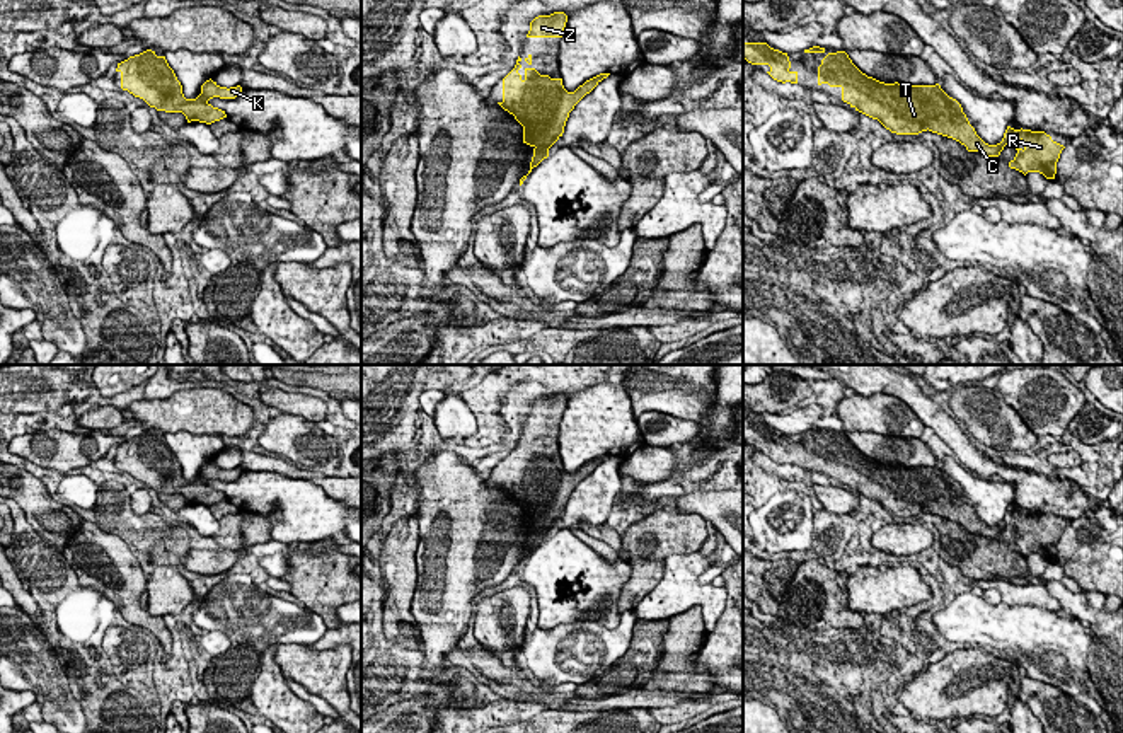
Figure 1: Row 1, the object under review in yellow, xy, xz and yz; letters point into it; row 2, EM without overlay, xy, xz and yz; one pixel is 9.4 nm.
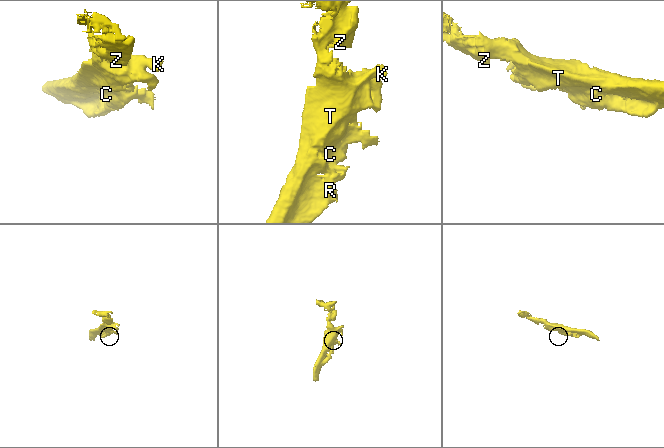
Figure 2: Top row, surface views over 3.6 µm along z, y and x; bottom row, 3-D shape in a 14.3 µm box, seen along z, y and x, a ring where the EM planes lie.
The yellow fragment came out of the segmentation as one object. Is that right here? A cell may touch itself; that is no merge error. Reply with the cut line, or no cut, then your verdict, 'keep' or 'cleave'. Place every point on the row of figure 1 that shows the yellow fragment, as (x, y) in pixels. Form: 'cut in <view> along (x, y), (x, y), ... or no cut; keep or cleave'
no cut; keep

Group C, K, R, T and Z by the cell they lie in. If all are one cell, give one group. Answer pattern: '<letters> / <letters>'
C K R T Z

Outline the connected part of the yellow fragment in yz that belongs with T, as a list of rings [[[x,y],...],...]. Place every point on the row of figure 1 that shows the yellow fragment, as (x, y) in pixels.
[[[845,51],[828,53],[818,66],[818,85],[842,89],[842,101],[855,111],[878,119],[886,130],[896,135],[919,135],[932,131],[953,138],[968,152],[980,152],[987,157],[999,157],[1007,143],[1017,153],[1009,162],[1011,169],[1039,172],[1055,179],[1057,162],[1063,145],[1051,140],[1045,131],[1014,130],[1007,126],[997,145],[985,143],[970,124],[961,104],[949,97],[939,84],[903,85],[884,84],[862,73]]]

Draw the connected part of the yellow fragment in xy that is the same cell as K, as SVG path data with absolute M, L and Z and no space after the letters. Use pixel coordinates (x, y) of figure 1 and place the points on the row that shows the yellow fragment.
M152 49L118 63L116 72L121 73L123 90L143 99L157 111L182 113L187 123L211 124L227 118L225 111L213 107L208 101L213 97L235 99L242 92L240 85L227 89L210 78L201 85L201 94L196 99L186 99L165 56L157 56Z

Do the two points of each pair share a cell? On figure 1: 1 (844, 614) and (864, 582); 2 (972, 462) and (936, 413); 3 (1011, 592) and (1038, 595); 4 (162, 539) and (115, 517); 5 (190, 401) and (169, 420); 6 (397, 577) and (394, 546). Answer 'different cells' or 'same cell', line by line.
1: different cells
2: same cell
3: same cell
4: same cell
5: same cell
6: same cell

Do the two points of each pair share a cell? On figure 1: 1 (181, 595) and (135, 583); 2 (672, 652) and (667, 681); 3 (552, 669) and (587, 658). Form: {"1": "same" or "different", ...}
{"1": "different", "2": "same", "3": "same"}

